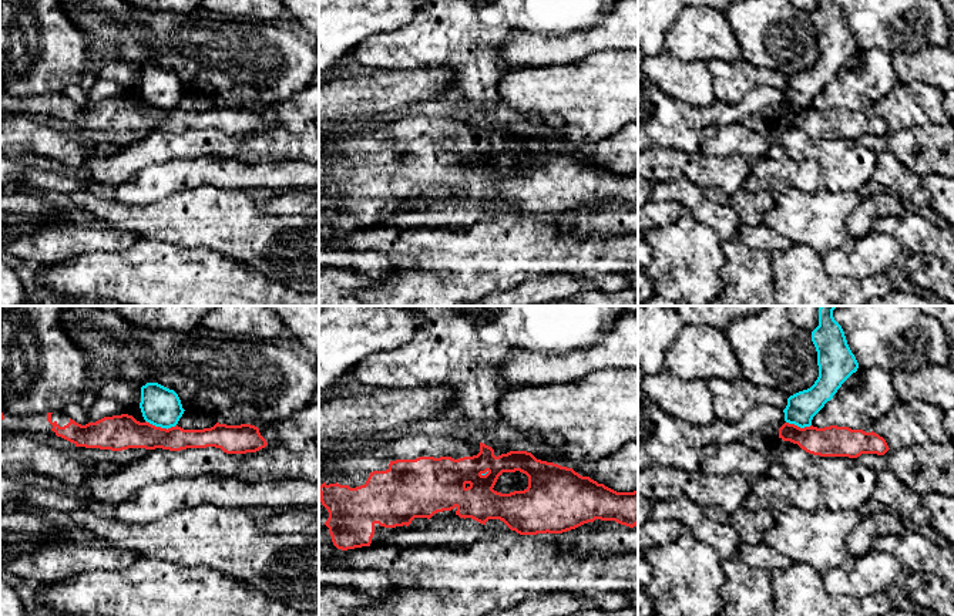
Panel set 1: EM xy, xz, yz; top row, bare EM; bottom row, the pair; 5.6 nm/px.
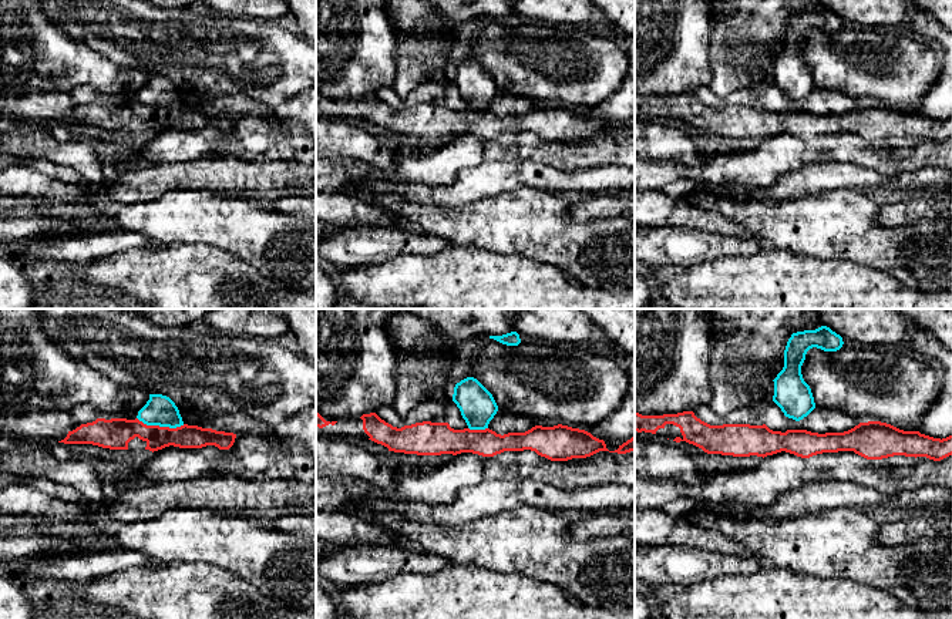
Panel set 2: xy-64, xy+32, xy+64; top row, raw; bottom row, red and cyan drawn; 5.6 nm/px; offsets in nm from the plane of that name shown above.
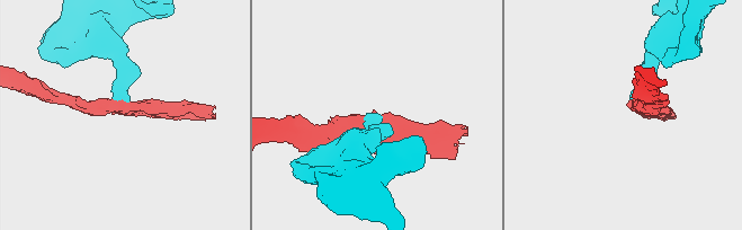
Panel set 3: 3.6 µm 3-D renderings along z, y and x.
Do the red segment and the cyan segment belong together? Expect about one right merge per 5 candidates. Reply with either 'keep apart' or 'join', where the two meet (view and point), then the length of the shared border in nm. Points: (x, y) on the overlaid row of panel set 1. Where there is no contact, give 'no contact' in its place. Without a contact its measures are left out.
keep apart | xy (160, 427) | 180 nm

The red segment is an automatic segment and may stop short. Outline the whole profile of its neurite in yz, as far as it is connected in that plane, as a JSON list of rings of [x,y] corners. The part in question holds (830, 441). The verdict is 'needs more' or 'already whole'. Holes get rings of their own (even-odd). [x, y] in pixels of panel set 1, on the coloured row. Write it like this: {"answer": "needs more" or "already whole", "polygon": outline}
{"answer": "already whole", "polygon": [[[785,423],[779,428],[779,438],[797,444],[809,454],[820,457],[857,458],[861,454],[884,455],[890,448],[876,432],[830,425],[824,428],[804,427]]]}

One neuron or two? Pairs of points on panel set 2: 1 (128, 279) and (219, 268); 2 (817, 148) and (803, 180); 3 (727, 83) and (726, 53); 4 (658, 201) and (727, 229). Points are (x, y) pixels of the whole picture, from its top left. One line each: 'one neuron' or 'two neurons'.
1: one neuron
2: two neurons
3: one neuron
4: one neuron

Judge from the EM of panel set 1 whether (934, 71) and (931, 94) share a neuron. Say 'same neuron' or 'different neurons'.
different neurons

